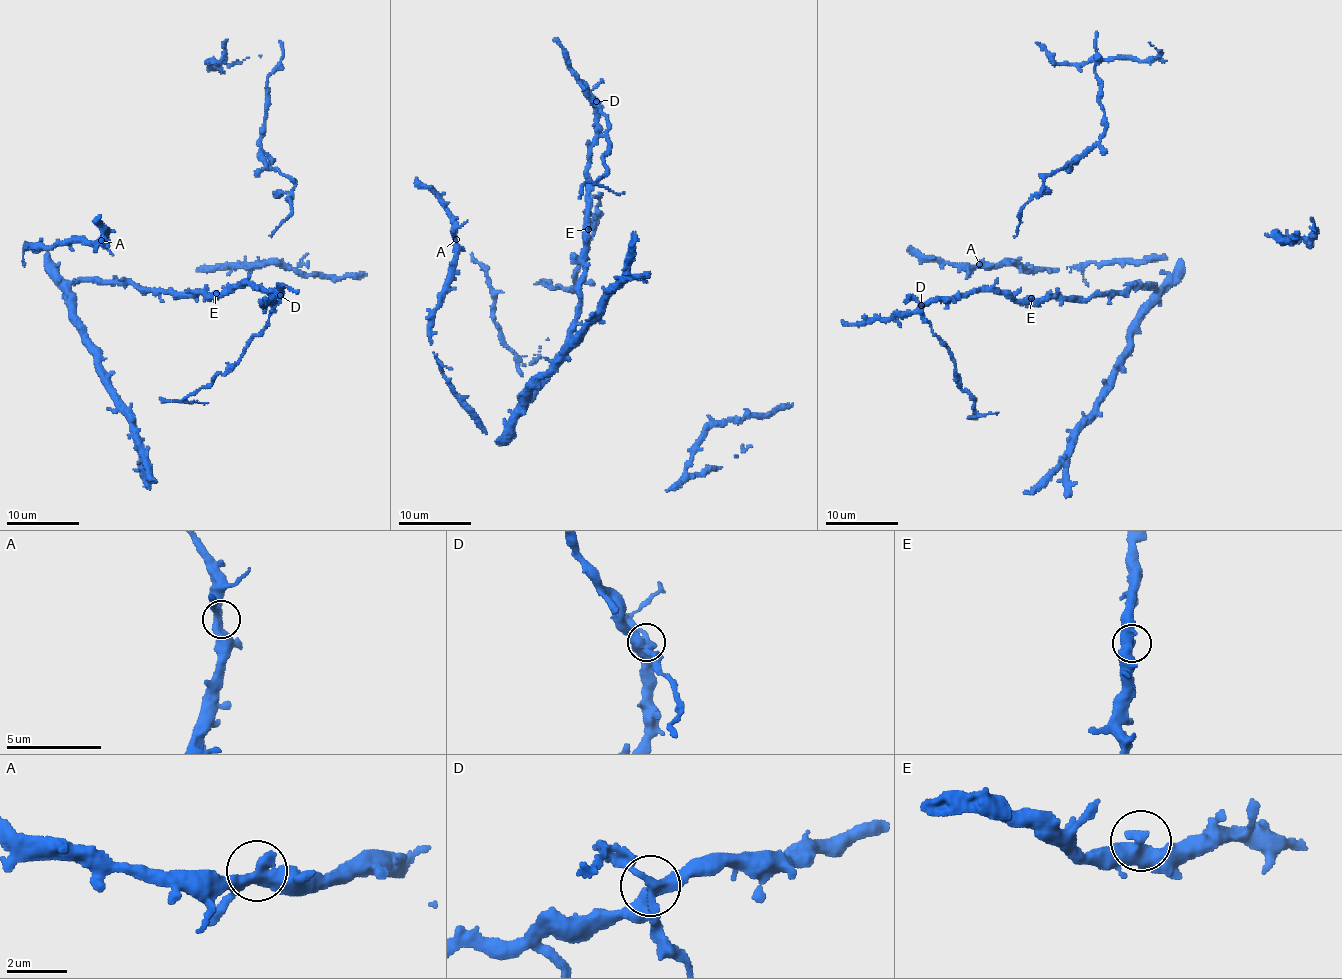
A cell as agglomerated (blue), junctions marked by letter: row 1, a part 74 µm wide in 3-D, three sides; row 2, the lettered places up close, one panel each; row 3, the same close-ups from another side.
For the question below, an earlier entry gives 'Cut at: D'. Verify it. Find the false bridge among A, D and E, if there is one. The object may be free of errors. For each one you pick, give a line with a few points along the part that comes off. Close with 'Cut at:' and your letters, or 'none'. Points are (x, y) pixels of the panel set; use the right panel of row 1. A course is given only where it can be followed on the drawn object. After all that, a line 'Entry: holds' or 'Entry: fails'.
D: (921, 305), (931, 330), (945, 342), (961, 388), (973, 396), (973, 415), (969, 416), (977, 417), (979, 414)
Cut at: D
Entry: holds

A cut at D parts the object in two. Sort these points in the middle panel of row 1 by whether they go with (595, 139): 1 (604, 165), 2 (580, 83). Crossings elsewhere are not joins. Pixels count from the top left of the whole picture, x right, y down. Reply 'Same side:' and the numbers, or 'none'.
Same side: 2

